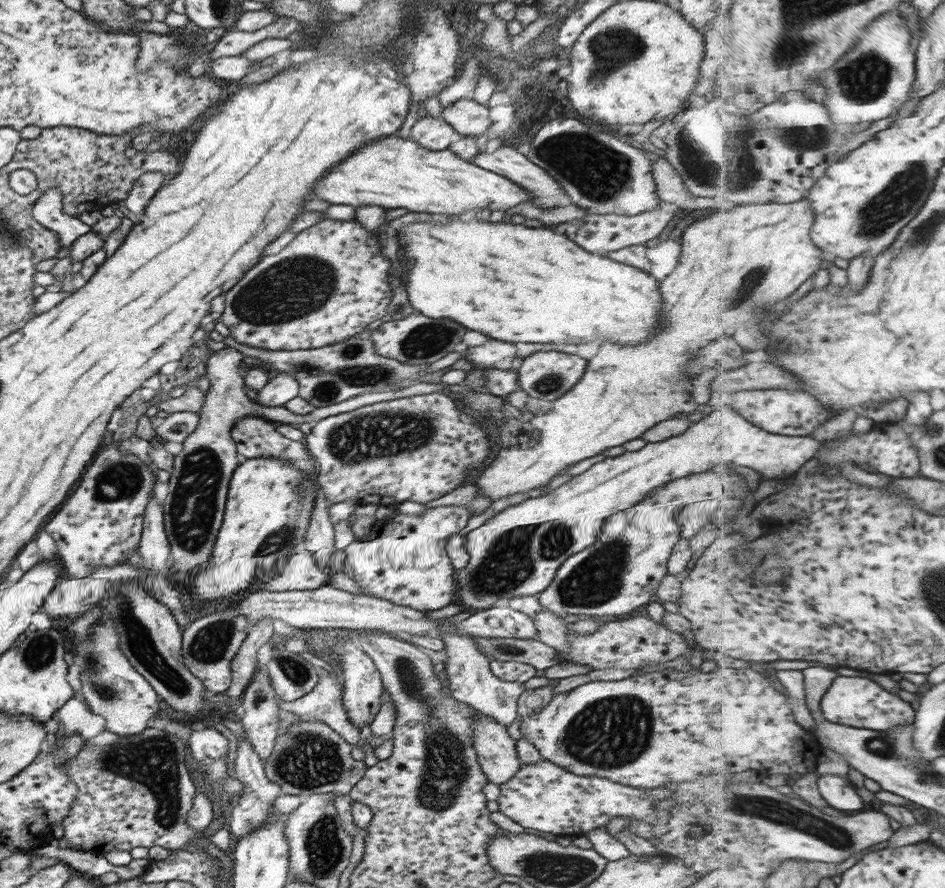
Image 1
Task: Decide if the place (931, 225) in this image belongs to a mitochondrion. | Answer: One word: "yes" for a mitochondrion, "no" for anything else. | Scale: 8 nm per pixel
yes

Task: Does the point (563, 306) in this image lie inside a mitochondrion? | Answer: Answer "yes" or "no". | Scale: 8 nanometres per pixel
no

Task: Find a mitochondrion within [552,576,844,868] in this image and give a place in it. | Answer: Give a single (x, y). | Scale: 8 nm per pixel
(612, 733)

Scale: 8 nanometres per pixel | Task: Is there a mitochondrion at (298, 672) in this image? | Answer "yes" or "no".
yes

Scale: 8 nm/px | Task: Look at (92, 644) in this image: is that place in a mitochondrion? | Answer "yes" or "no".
yes

